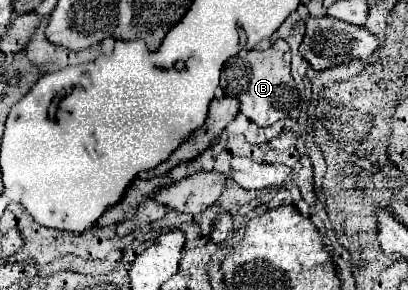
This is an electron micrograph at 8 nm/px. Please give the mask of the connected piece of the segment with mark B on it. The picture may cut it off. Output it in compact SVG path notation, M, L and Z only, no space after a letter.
M276 41L272 43L268 49L244 49L238 55L234 55L222 69L222 77L220 77L220 87L224 89L224 95L234 95L240 99L240 111L254 121L258 127L270 127L276 121L284 119L292 109L298 107L298 91L296 91L296 83L290 75L290 47L286 41Z

